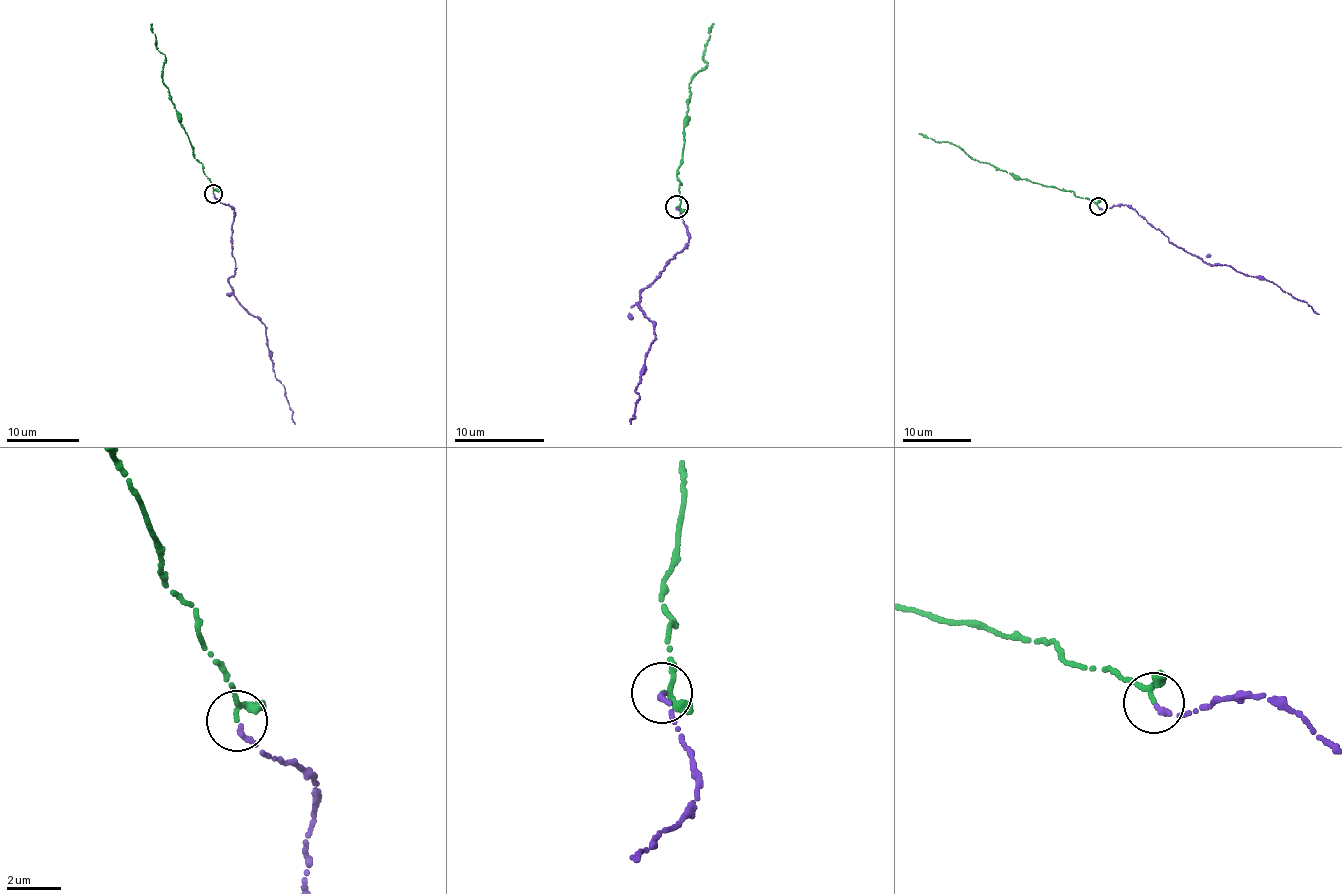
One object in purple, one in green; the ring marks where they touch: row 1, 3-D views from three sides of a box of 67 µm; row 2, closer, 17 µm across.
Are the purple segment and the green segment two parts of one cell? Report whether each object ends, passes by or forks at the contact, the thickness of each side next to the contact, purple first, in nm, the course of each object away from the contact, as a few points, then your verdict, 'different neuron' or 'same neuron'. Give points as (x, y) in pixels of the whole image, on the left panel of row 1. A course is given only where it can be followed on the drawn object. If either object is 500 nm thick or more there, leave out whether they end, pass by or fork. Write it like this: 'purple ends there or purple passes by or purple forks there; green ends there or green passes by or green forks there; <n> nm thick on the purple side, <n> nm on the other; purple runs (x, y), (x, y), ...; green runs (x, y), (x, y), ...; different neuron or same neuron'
purple ends there; green passes by; 200 nm thick on the purple side, 150 nm on the other; purple runs (214, 194), (235, 210), (236, 265), (228, 281), (238, 303), (264, 325), (275, 377), (284, 386), (294, 423); green runs (213, 194), (211, 182), (194, 157), (161, 77), (166, 59), (156, 44), (152, 23); same neuron

